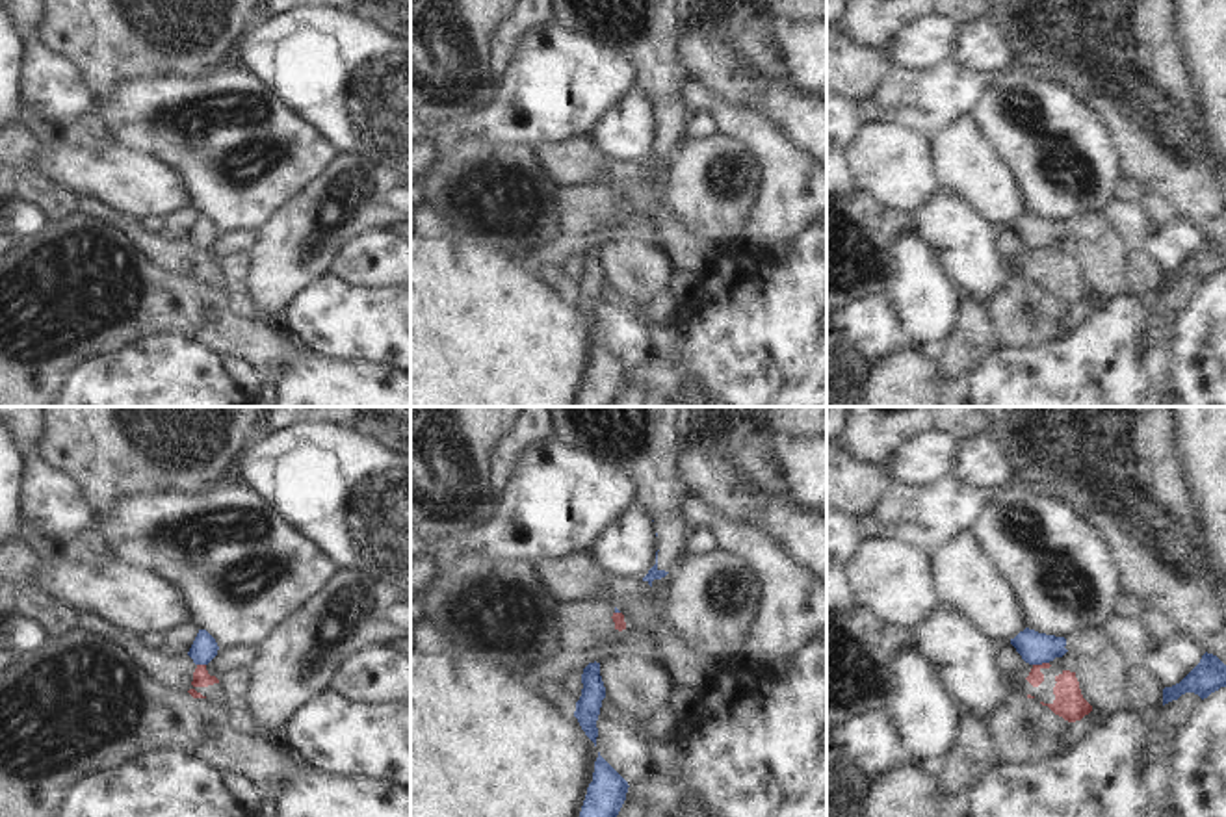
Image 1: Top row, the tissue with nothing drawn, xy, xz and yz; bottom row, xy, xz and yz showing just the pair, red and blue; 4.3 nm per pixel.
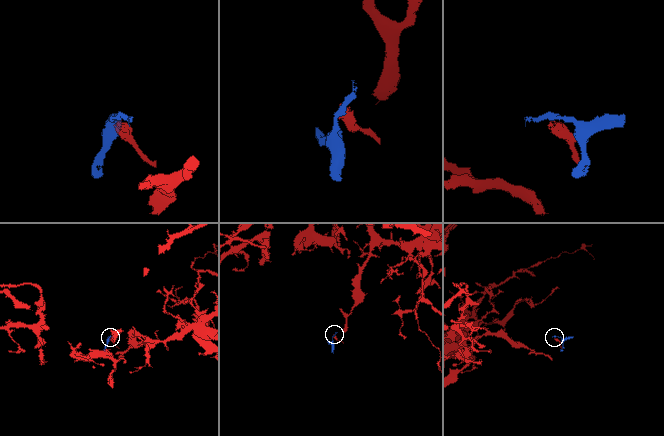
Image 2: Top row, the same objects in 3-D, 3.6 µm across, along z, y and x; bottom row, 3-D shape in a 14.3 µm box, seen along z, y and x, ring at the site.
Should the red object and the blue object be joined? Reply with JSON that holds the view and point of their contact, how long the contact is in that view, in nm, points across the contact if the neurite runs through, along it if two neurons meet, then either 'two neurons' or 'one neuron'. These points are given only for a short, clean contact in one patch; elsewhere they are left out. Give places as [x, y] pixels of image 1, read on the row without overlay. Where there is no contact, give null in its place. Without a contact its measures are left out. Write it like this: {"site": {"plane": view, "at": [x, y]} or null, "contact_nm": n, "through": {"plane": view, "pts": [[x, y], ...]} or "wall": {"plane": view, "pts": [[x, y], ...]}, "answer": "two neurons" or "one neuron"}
{"site": {"plane": "yz", "at": [1043, 247]}, "contact_nm": 70, "wall": {"plane": "yz", "pts": [[1048, 246], [1033, 249]]}, "answer": "two neurons"}

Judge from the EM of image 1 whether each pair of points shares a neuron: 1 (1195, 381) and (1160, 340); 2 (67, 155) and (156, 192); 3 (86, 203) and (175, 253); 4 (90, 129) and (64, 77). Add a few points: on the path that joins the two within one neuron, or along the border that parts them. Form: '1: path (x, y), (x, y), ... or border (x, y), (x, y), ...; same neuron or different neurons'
1: border (1186, 309), (1169, 350); different neurons
2: path (90, 171), (134, 181); same neuron
3: path (108, 214), (129, 223), (153, 244); same neuron
4: border (93, 110), (60, 127), (54, 127), (38, 114); different neurons

